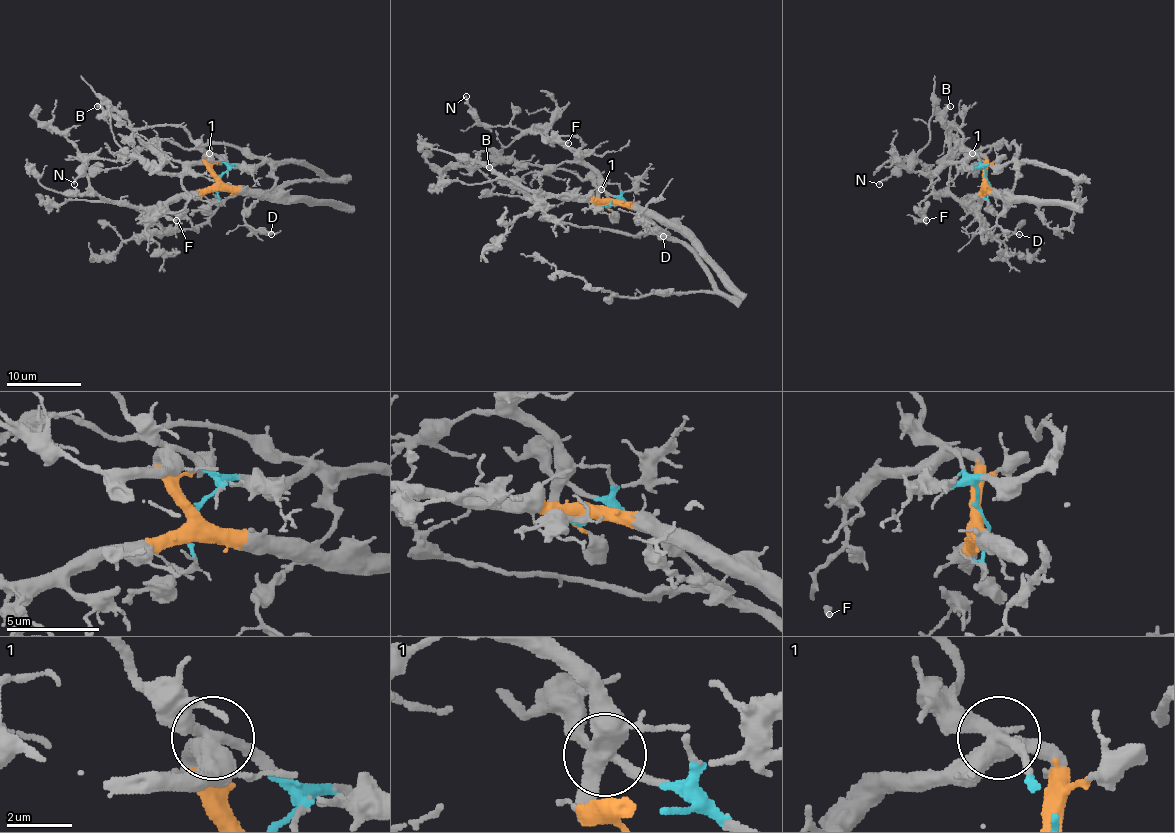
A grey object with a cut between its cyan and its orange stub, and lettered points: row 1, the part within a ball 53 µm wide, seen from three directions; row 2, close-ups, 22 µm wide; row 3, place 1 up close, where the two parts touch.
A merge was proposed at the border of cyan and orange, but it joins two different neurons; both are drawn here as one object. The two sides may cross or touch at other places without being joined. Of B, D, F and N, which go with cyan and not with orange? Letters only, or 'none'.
B, D

